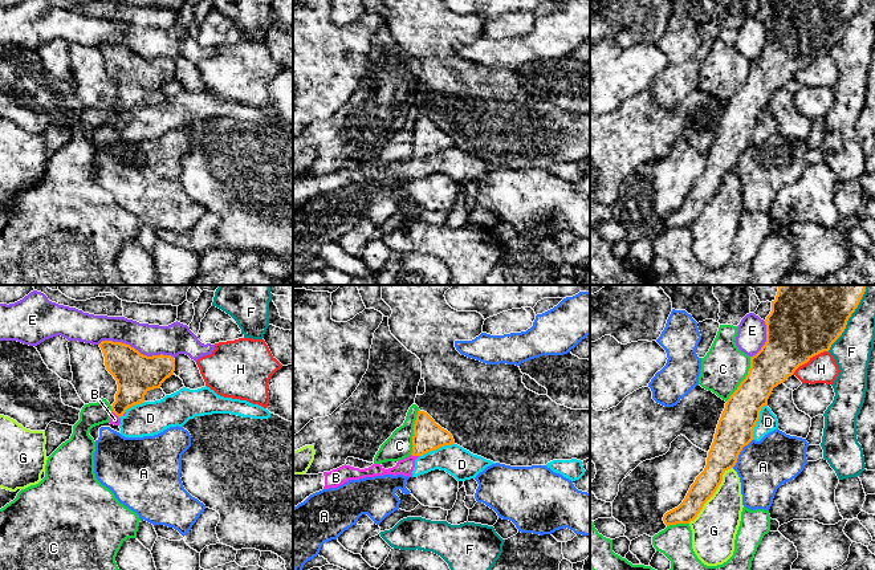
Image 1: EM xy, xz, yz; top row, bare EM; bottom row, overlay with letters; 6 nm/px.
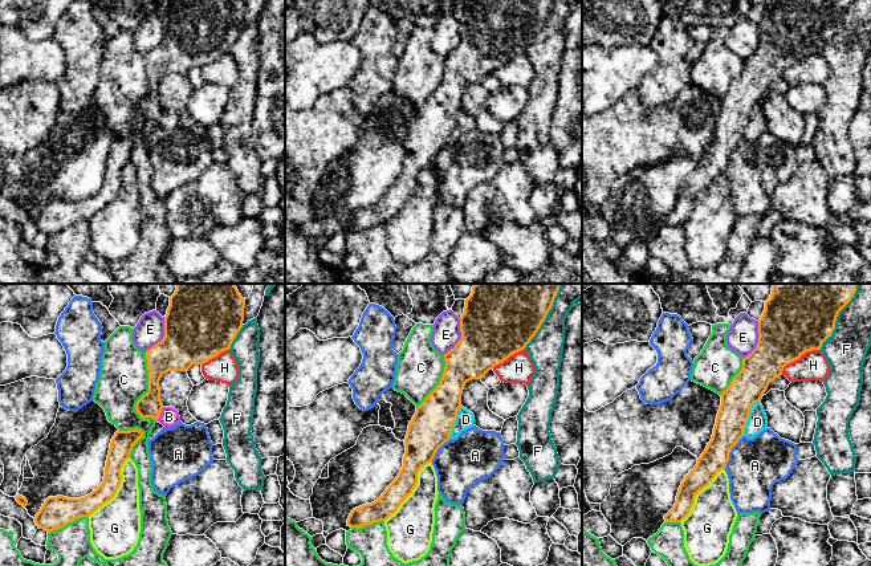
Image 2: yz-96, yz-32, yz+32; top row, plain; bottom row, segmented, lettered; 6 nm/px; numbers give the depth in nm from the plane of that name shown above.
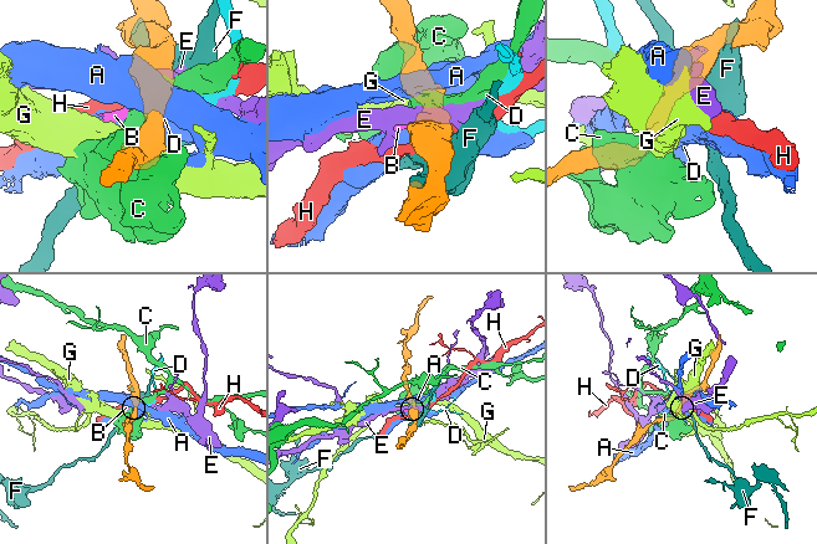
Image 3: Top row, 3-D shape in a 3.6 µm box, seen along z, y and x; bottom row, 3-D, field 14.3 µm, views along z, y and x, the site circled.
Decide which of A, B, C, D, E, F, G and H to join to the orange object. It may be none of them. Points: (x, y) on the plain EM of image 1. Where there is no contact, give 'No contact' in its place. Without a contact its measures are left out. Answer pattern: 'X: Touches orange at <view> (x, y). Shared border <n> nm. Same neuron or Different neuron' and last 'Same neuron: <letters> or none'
A: Touches orange at yz (739, 157). Shared border 220 nm. Different neuron
B: Touches orange at xz (415, 158). Shared border 50 nm. Different neuron
C: Touches orange at xz (414, 135). Shared border 280 nm. Different neuron
D: Touches orange at yz (757, 123). Shared border 240 nm. Different neuron
E: Touches orange at xy (137, 53). Shared border 480 nm. Different neuron
F: Touches orange at yz (846, 27). Shared border 380 nm. Different neuron
G: Touches orange at yz (712, 198). Shared border 440 nm. Different neuron
H: Touches orange at yz (809, 62). Shared border 260 nm. Different neuron
Same neuron: none

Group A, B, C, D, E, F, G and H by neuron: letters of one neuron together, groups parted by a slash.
A / B D / C / E / F / G / H

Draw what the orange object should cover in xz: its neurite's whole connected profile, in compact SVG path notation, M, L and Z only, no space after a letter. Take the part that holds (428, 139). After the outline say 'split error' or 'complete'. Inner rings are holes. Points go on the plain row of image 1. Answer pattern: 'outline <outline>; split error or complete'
outline M418 114L414 127L412 159L423 159L444 148L455 147L452 138L424 114Z; complete

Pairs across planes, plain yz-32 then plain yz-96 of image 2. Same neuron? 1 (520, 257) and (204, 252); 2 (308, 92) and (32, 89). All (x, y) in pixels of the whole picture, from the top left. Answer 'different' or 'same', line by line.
1: different
2: different

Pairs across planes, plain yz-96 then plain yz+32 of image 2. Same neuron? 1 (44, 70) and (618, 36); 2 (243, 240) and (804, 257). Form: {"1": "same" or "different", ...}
{"1": "different", "2": "same"}

